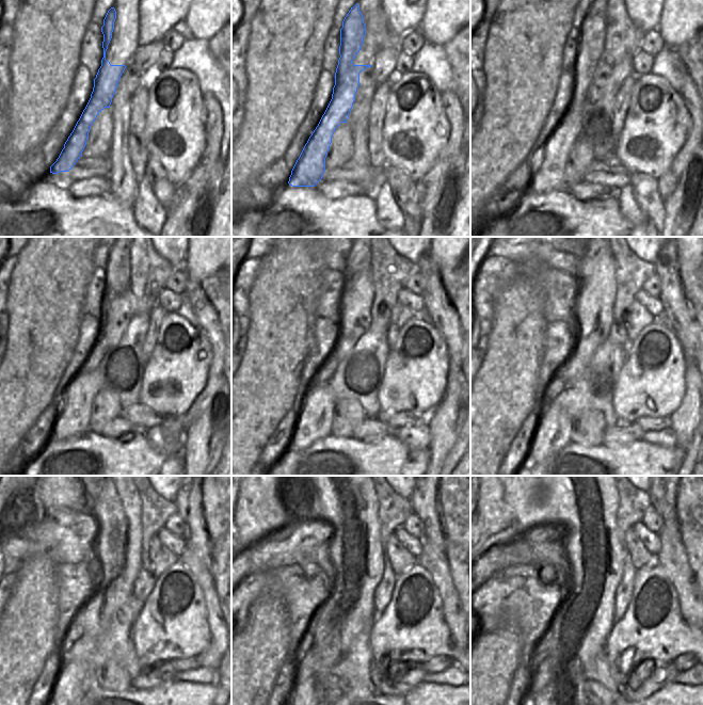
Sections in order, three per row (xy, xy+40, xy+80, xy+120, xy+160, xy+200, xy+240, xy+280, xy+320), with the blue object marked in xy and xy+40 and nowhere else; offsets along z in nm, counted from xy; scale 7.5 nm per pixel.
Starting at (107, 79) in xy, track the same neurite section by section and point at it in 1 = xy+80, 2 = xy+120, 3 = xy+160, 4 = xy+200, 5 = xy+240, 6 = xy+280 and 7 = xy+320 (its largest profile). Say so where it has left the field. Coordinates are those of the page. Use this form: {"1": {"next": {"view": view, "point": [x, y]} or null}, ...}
{"1": {"next": {"view": "xy+80", "point": [548, 174]}}, "2": {"next": {"view": "xy+120", "point": [74, 417]}}, "3": {"next": {"view": "xy+160", "point": [316, 413]}}, "4": {"next": {"view": "xy+200", "point": [553, 433]}}, "5": {"next": {"view": "xy+240", "point": [75, 679]}}, "6": {"next": {"view": "xy+280", "point": [304, 692]}}, "7": {"next": {"view": "xy+320", "point": [543, 692]}}}

